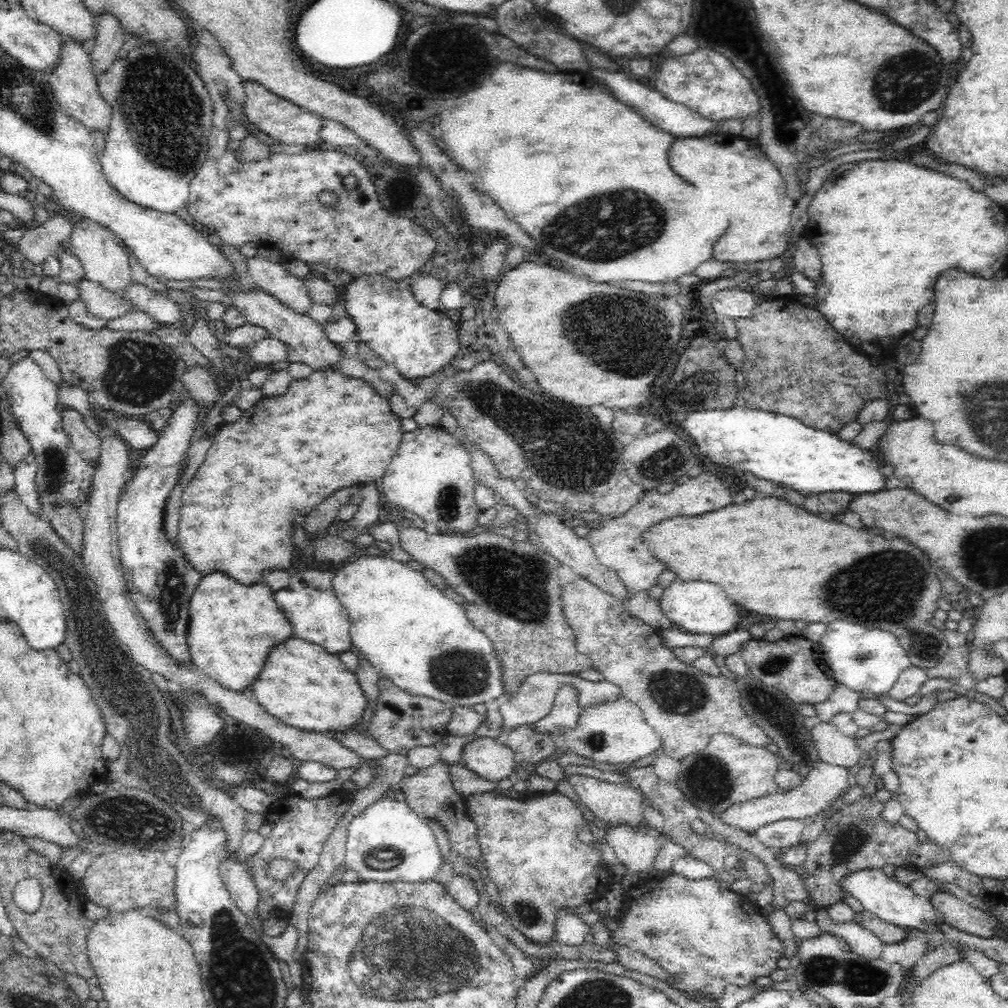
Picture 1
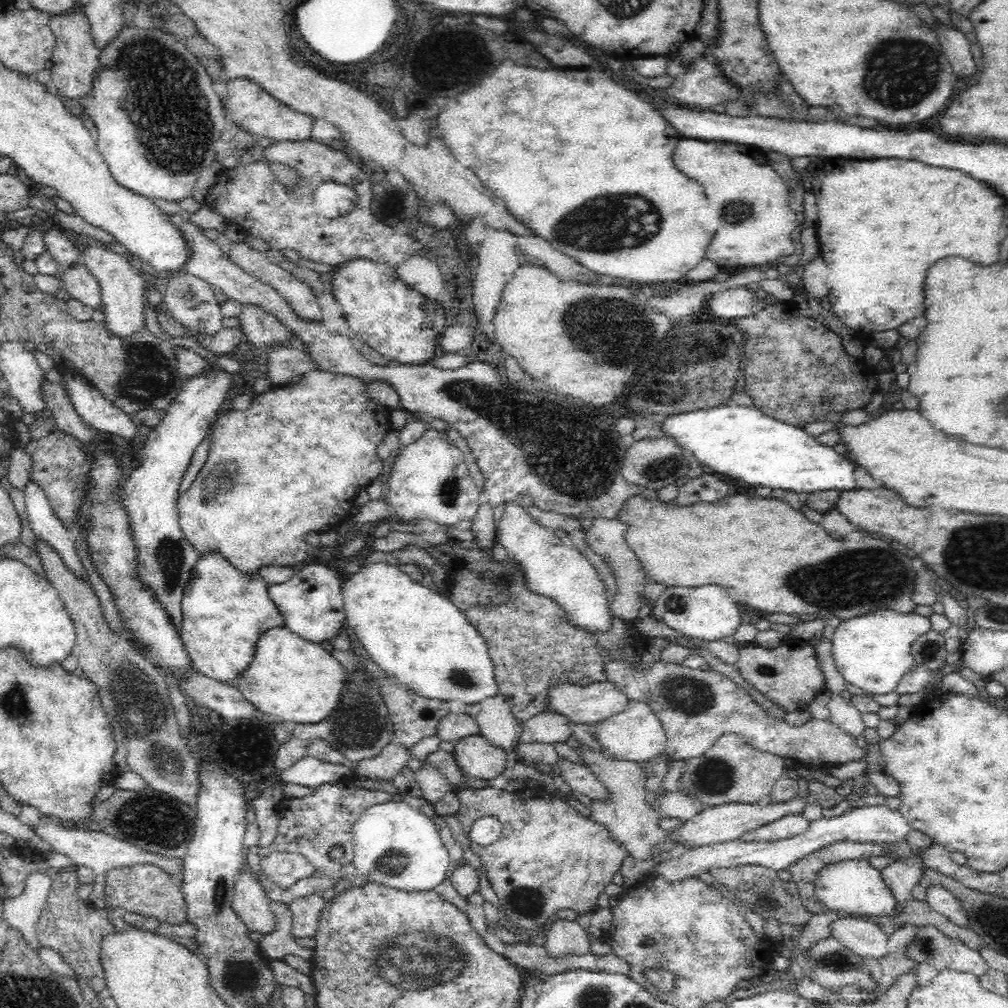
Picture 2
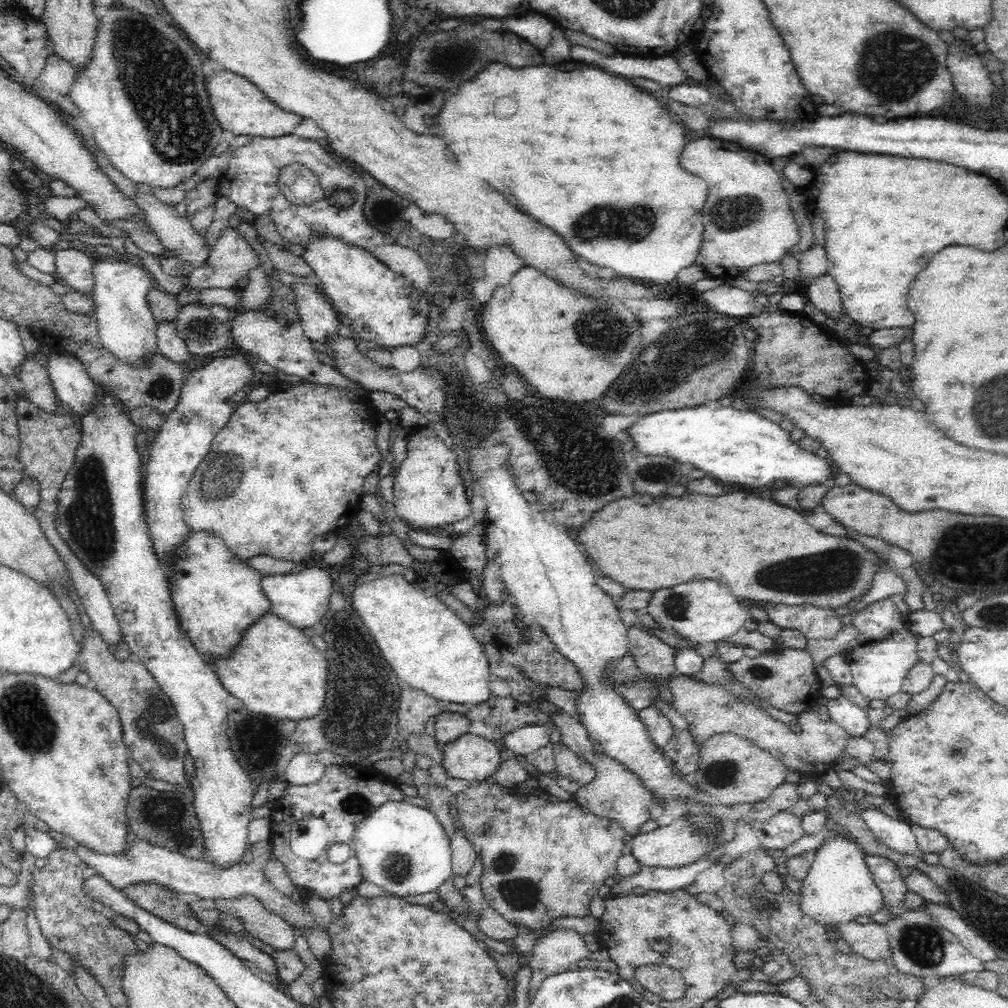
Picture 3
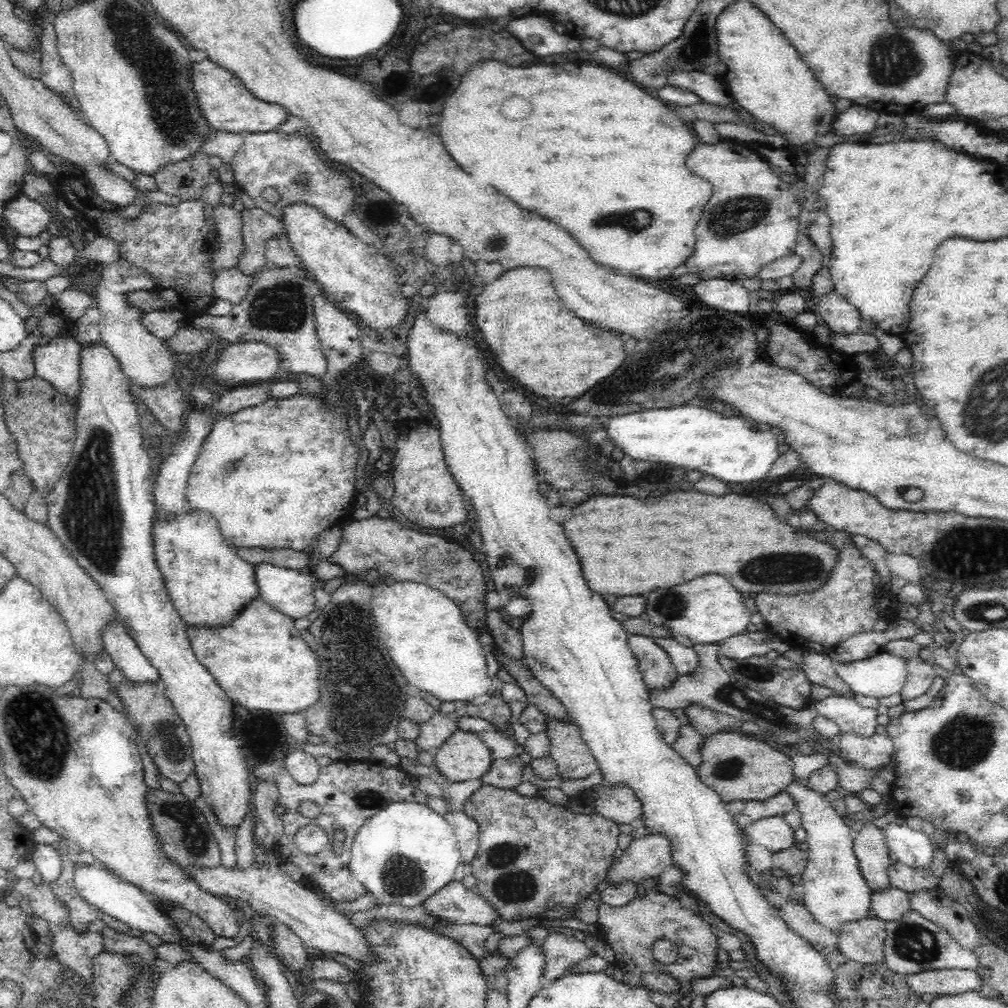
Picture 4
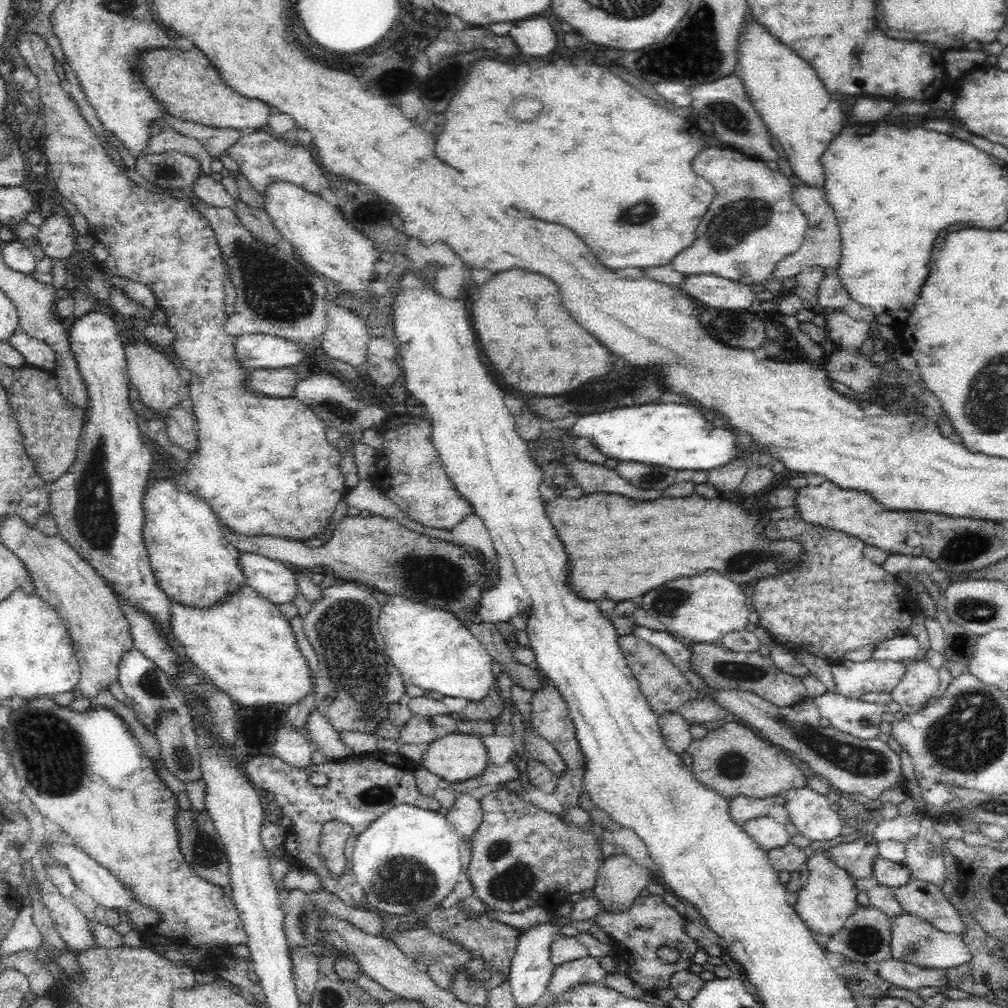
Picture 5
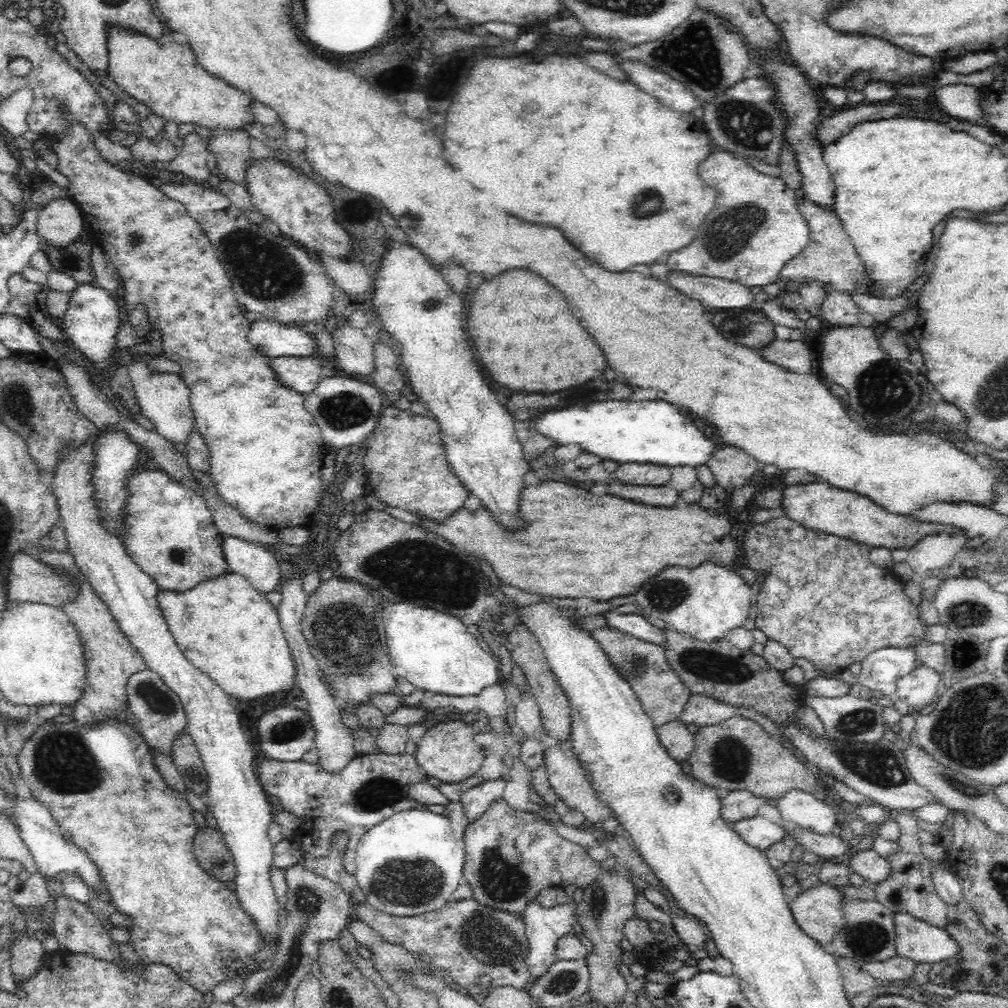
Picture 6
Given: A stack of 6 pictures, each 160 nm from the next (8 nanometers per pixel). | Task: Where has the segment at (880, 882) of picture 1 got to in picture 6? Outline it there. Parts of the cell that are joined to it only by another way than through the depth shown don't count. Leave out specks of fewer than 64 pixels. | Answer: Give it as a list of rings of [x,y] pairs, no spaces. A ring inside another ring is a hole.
[[[789,790],[774,802],[784,821],[793,822],[816,834],[831,834],[836,829],[836,810],[828,801],[816,799],[803,790]],[[820,883],[802,892],[789,904],[795,924],[809,938],[830,947],[835,937],[846,928],[842,904],[836,887]]]

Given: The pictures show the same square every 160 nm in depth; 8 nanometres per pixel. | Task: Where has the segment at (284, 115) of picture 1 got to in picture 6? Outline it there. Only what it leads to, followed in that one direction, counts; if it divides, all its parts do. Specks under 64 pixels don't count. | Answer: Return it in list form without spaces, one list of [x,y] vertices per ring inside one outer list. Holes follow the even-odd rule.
[[[108,28],[107,30],[107,51],[108,51],[108,74],[111,74],[112,80],[120,90],[129,94],[129,96],[144,104],[148,110],[160,118],[166,118],[168,121],[174,121],[176,124],[198,124],[204,126],[213,131],[223,131],[223,130],[233,130],[240,129],[244,124],[250,124],[254,122],[254,117],[252,116],[252,111],[248,109],[250,106],[250,98],[252,97],[248,93],[242,92],[240,89],[230,86],[226,81],[222,81],[220,78],[214,77],[214,75],[209,74],[203,66],[197,61],[195,54],[193,53],[192,47],[189,43],[175,43],[171,42],[161,42],[160,39],[152,39],[144,34],[133,33],[129,29],[118,29],[118,28]]]

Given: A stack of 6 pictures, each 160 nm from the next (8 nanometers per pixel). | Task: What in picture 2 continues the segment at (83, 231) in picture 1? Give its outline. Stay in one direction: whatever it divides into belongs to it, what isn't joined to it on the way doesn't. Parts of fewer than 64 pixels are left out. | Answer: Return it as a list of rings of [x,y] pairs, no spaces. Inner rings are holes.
[[[100,244],[88,246],[82,252],[82,263],[87,267],[93,277],[99,282],[101,309],[104,311],[102,322],[113,335],[120,338],[135,335],[137,331],[146,328],[145,307],[148,305],[146,298],[146,288],[140,273],[136,273],[129,265],[126,257],[114,254],[112,250],[106,250]]]

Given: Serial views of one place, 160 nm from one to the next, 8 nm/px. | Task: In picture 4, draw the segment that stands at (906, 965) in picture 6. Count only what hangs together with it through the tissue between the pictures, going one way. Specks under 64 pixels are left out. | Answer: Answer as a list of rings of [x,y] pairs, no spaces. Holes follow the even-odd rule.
[[[948,968],[904,975],[904,981],[918,995],[958,995],[976,991],[976,986],[980,986],[980,976],[974,970]]]

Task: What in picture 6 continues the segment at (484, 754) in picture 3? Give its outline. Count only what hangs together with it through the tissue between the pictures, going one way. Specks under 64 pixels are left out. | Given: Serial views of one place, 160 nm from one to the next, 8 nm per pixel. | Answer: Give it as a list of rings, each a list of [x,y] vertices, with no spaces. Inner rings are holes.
[[[456,719],[440,721],[427,728],[424,735],[416,742],[413,755],[426,775],[442,783],[455,783],[477,774],[483,762],[484,751],[475,741],[473,725]]]

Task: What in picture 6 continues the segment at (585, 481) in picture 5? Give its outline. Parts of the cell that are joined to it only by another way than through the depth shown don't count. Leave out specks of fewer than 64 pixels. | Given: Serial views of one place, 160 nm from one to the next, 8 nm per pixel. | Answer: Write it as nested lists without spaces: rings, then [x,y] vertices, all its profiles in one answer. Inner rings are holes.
[[[618,479],[610,482],[610,494],[620,496],[632,502],[642,502],[646,506],[674,506],[678,500],[678,491],[664,486],[624,486]]]

